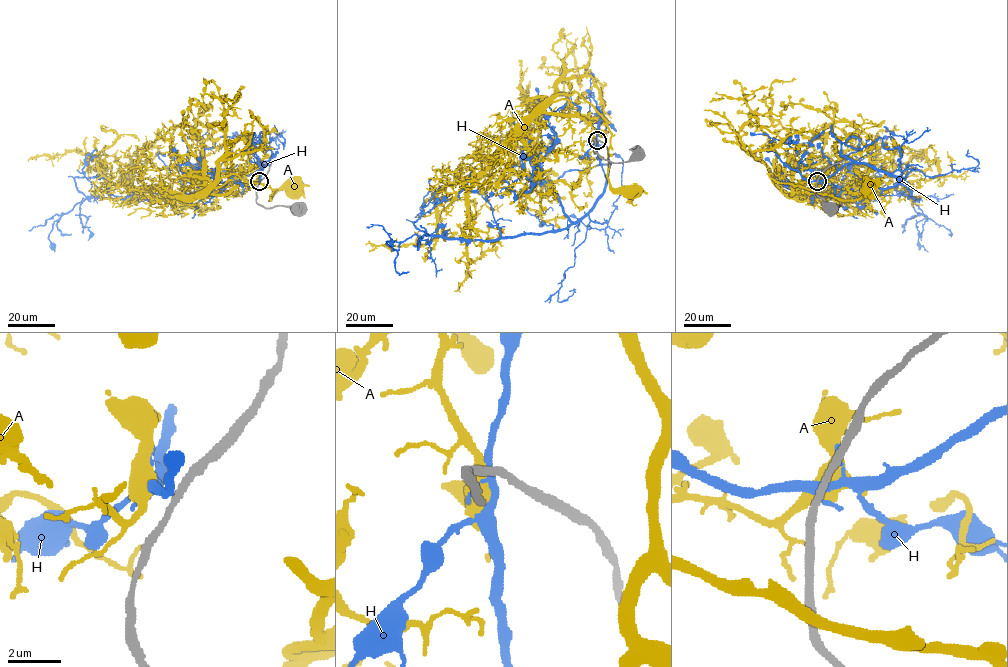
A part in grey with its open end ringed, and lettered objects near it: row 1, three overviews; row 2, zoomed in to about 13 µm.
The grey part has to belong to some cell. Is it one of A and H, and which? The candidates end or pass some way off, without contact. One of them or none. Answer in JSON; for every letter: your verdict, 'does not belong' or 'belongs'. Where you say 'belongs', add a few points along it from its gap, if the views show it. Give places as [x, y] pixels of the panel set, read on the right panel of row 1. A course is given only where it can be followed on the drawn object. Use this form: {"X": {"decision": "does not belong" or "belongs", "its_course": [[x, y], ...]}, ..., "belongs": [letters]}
{"A": {"decision": "does not belong"}, "H": {"decision": "belongs", "its_course": [[817, 181], [846, 163], [865, 163], [893, 175], [917, 200], [898, 177], [891, 177], [869, 200], [849, 191]]}, "belongs": ["H"]}

